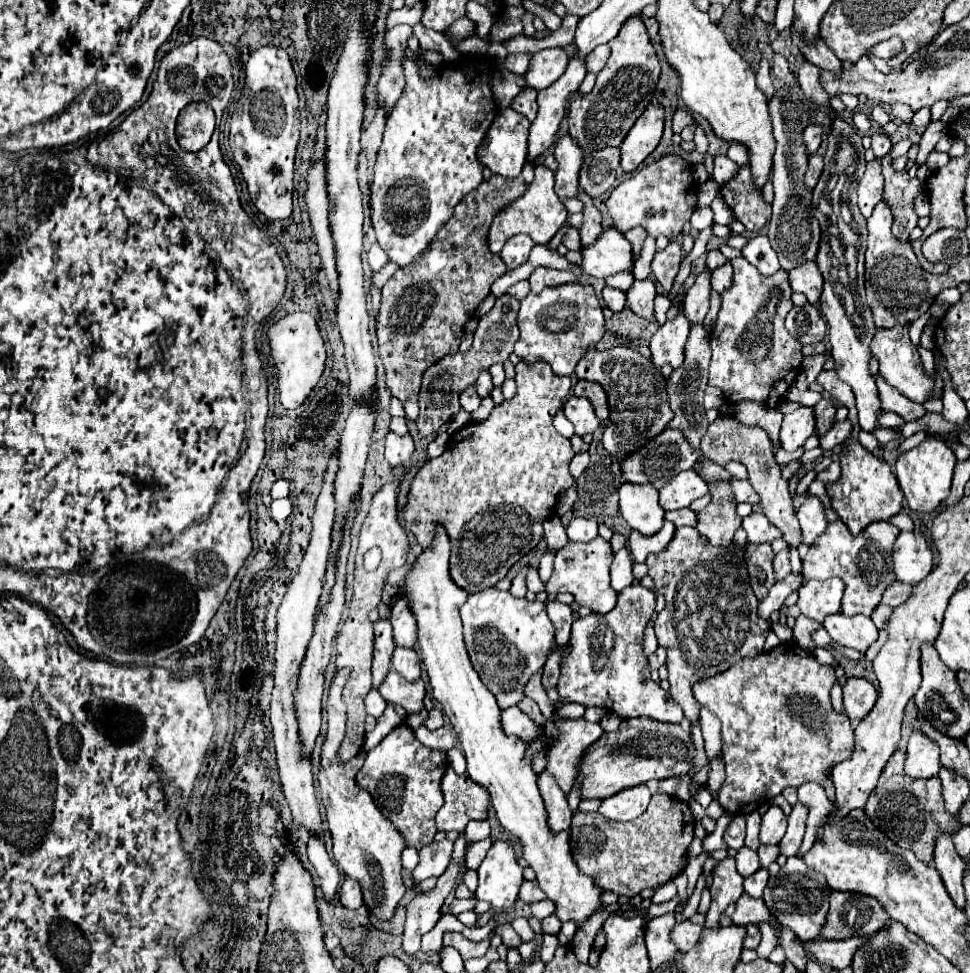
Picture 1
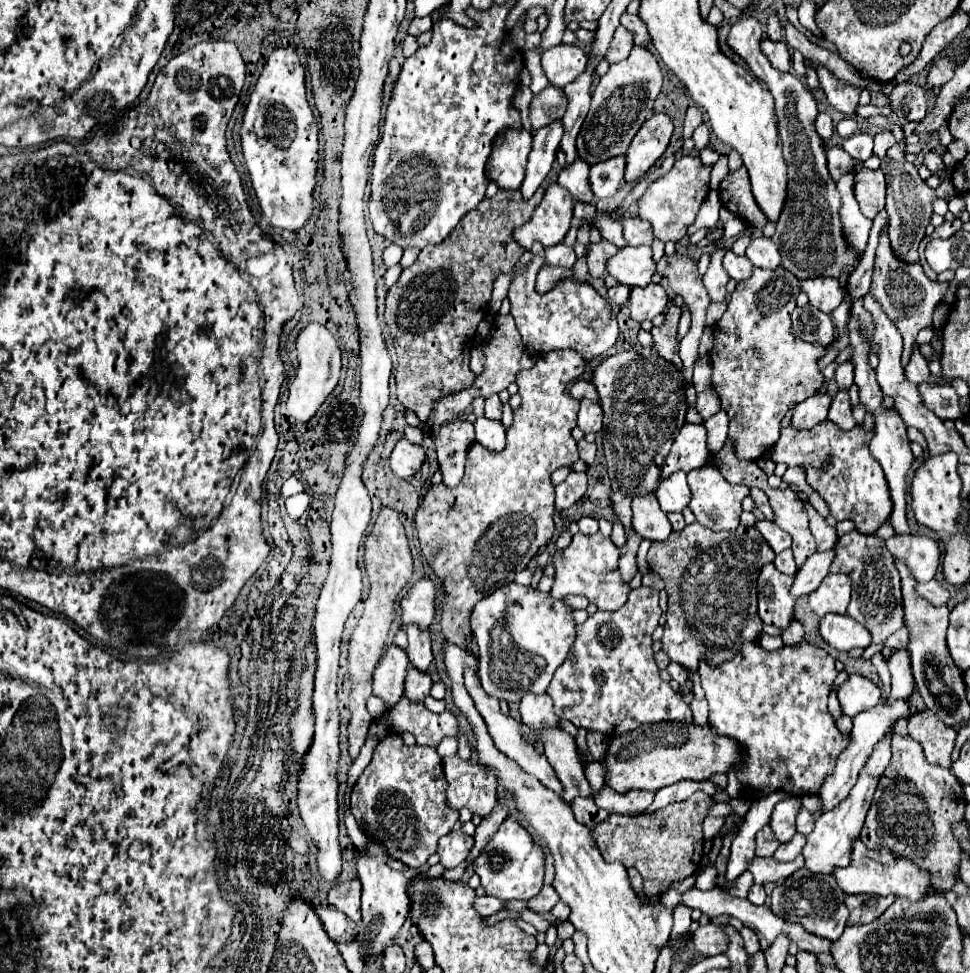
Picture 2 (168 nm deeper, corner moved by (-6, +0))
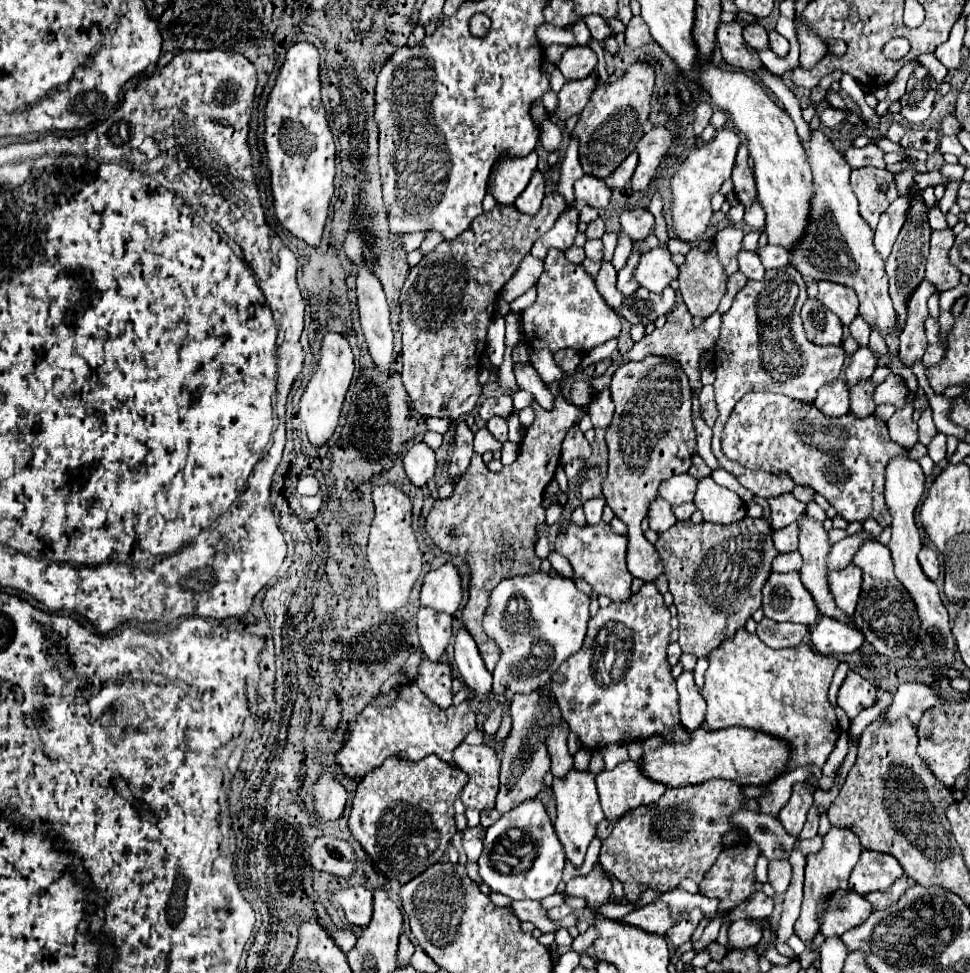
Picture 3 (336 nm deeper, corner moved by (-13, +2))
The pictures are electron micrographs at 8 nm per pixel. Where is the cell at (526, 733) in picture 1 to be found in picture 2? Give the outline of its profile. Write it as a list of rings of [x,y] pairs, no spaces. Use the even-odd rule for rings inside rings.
[[[522,722],[520,728],[524,736],[530,738],[532,742],[542,738],[544,754],[564,786],[564,794],[562,794],[564,802],[572,804],[572,798],[592,796],[592,788],[584,776],[584,766],[578,762],[574,738],[568,732],[552,728],[552,730],[542,730],[540,734],[532,734],[532,730],[528,730],[528,726],[524,726]]]

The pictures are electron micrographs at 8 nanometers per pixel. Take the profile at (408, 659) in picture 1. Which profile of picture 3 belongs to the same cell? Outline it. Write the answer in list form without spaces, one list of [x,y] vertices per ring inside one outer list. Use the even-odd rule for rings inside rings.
[[[419,608],[417,632],[421,642],[421,652],[431,662],[437,662],[451,638],[451,616],[441,612],[431,612],[429,608]]]

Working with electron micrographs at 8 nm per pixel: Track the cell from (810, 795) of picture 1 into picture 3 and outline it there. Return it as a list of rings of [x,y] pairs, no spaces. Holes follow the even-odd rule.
[[[788,859],[773,860],[769,864],[769,884],[773,886],[773,890],[777,894],[783,894],[791,882],[791,878],[787,878],[787,874],[791,876],[791,864]]]

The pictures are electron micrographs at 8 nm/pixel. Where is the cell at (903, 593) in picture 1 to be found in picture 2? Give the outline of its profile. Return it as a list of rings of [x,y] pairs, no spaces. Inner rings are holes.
[[[930,580],[926,584],[916,584],[916,590],[918,590],[918,594],[922,594],[928,602],[932,602],[936,606],[948,604],[948,600],[950,600],[948,590],[940,582],[936,582],[936,580]]]

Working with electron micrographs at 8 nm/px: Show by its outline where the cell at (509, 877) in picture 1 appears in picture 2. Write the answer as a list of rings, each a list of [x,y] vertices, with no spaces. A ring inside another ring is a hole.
[[[508,816],[500,824],[498,832],[492,836],[488,846],[484,846],[476,862],[472,862],[472,870],[480,876],[482,888],[486,890],[488,896],[496,896],[502,900],[530,900],[544,886],[544,850],[532,840],[528,830],[514,816]],[[494,854],[500,854],[504,858],[500,870],[492,870],[490,856]]]

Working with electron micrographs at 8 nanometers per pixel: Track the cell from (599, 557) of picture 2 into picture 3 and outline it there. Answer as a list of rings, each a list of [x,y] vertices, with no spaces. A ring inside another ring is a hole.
[[[599,522],[597,526],[585,526],[585,528],[567,524],[555,542],[555,552],[559,552],[569,560],[575,578],[589,582],[597,594],[609,596],[611,602],[625,602],[627,598],[631,598],[633,576],[629,574],[625,564],[625,550],[627,550],[627,538],[615,534],[611,526],[605,522]]]

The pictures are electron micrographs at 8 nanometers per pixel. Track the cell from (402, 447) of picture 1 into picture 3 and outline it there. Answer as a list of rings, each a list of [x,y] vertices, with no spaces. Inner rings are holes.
[[[419,442],[403,456],[403,466],[409,480],[415,486],[423,486],[435,474],[435,452],[425,442]]]

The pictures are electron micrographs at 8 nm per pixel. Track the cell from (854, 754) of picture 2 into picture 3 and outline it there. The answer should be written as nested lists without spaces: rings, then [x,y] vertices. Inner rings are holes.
[[[901,684],[895,692],[891,706],[885,712],[885,722],[895,722],[901,716],[909,716],[915,726],[927,708],[933,708],[937,702],[935,690],[925,684]]]

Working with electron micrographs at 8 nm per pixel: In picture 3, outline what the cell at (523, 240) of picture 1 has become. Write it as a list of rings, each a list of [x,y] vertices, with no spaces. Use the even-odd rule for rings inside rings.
[[[549,248],[545,256],[545,270],[535,288],[537,300],[521,312],[523,342],[529,350],[549,348],[551,352],[557,352],[561,348],[579,348],[577,352],[587,354],[595,346],[605,344],[621,334],[619,314],[605,304],[603,296],[595,288],[593,278],[583,270],[583,266],[575,266],[565,260],[561,250]]]

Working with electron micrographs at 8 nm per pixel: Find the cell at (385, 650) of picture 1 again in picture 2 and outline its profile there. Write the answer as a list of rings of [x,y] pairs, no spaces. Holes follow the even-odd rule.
[[[398,646],[390,650],[380,660],[380,666],[374,670],[374,696],[382,698],[388,708],[394,706],[404,694],[404,674],[408,670],[408,656]]]

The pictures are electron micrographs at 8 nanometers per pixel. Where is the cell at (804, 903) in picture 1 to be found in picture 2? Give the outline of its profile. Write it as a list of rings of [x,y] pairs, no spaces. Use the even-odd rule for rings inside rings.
[[[800,868],[796,874],[786,878],[784,882],[776,884],[776,888],[772,890],[770,908],[774,910],[776,916],[780,916],[788,922],[800,924],[806,932],[834,942],[842,936],[842,930],[848,924],[848,908],[844,906],[844,898],[846,896],[838,888],[834,876],[830,876],[830,874],[820,876],[820,874],[812,874],[806,868]]]

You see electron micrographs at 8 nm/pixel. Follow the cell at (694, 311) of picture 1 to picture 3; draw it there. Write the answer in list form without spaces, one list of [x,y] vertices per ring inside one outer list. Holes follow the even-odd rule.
[[[727,226],[715,238],[715,242],[717,242],[717,256],[719,256],[719,262],[723,264],[727,276],[737,272],[737,252],[741,250],[743,236],[745,234],[743,234],[741,228]]]

